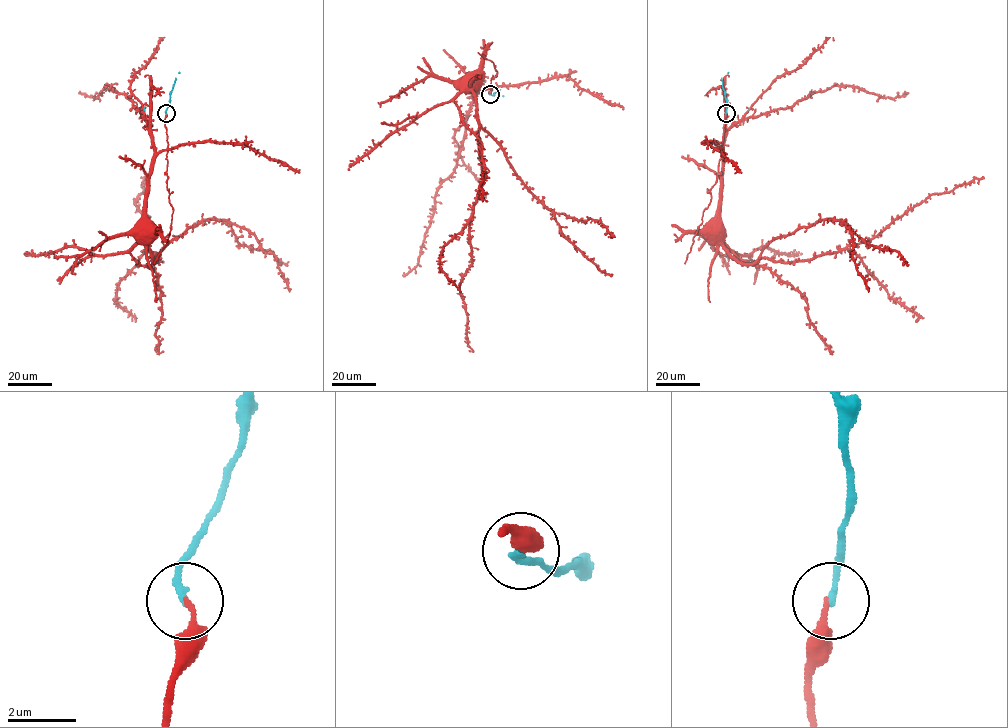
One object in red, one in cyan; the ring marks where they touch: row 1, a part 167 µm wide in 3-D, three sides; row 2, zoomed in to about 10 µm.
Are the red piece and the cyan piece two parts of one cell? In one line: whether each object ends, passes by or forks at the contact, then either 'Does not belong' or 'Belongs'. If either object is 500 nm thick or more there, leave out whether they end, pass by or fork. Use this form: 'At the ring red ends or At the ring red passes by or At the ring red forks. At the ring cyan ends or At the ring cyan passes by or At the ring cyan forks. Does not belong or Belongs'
At the ring red ends. At the ring cyan ends. Belongs

